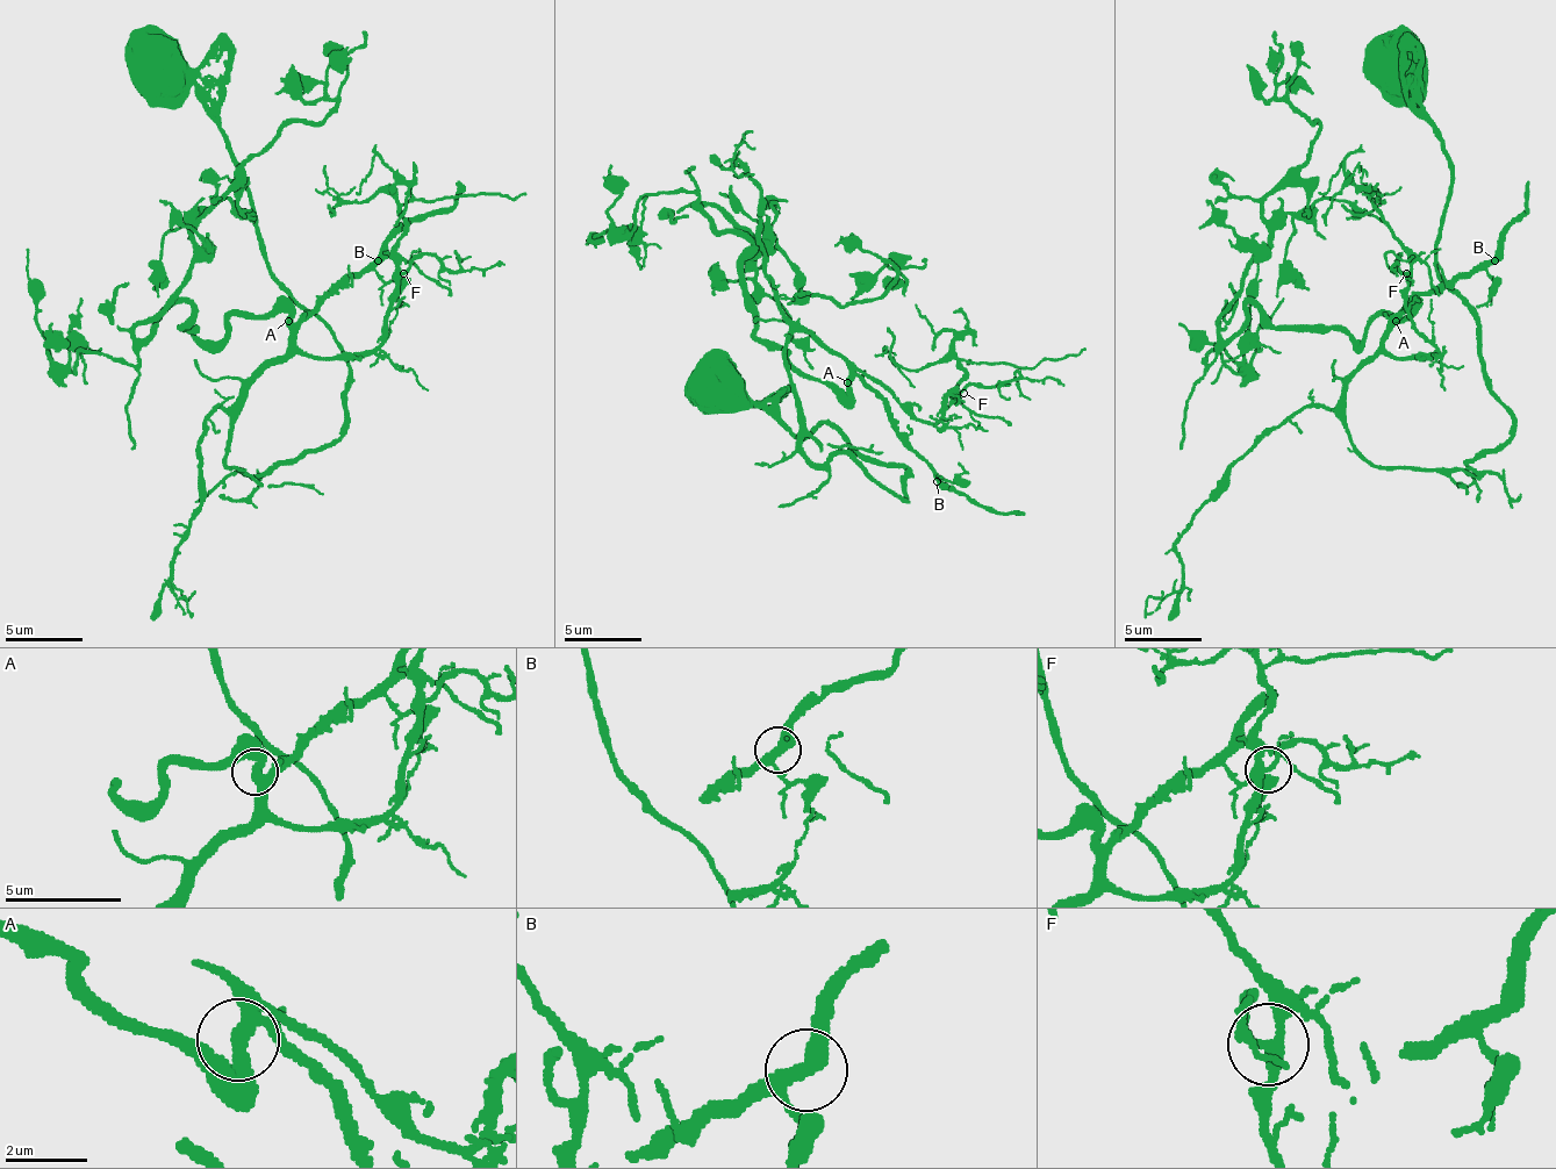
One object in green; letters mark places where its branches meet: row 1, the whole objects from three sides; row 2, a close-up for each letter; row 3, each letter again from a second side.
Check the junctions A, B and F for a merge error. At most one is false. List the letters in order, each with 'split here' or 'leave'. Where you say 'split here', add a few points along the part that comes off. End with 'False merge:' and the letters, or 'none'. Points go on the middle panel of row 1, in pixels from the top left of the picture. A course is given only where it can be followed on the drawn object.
A: leave
B: leave
F: leave
False merge: none

